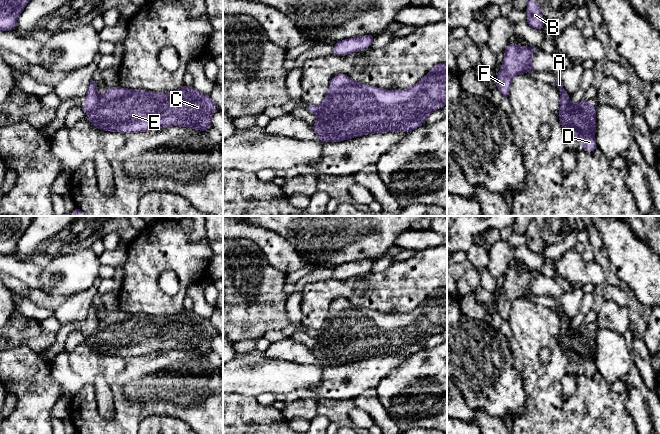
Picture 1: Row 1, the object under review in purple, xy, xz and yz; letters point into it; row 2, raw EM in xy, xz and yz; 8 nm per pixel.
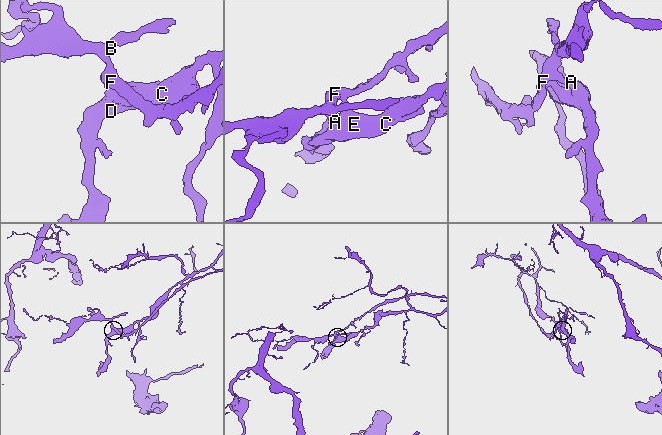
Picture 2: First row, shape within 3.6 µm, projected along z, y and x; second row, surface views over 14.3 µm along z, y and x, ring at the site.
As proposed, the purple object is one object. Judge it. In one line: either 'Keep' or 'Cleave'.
Cleave

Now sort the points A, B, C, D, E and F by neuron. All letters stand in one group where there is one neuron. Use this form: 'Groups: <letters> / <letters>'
Groups: A B F / C D E

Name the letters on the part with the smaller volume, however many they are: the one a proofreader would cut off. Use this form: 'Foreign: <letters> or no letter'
Foreign: A, B, F

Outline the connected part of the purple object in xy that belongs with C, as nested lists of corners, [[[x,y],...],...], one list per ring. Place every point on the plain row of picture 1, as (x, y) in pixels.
[[[183,310],[172,316],[148,316],[122,311],[109,311],[99,321],[94,334],[87,338],[90,346],[98,353],[109,356],[139,357],[169,350],[186,350],[199,355],[212,351],[211,339],[218,334],[216,327],[192,310]]]

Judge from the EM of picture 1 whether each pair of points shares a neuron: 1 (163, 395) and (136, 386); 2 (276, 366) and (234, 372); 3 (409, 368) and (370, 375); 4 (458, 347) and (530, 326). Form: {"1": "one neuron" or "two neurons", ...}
{"1": "one neuron", "2": "one neuron", "3": "two neurons", "4": "two neurons"}

